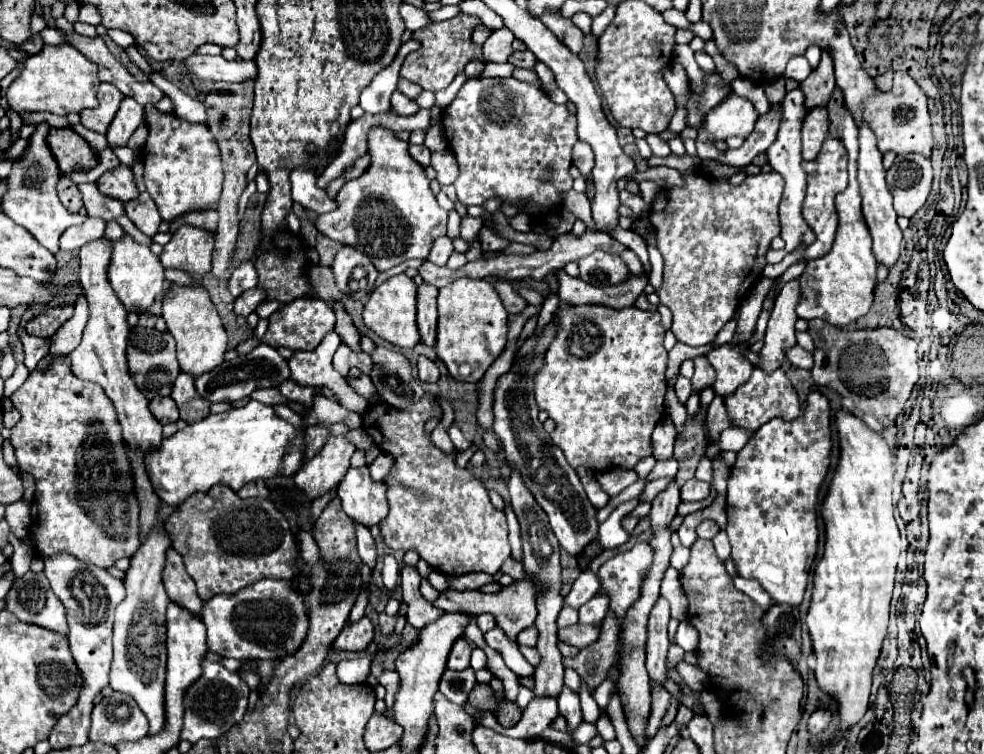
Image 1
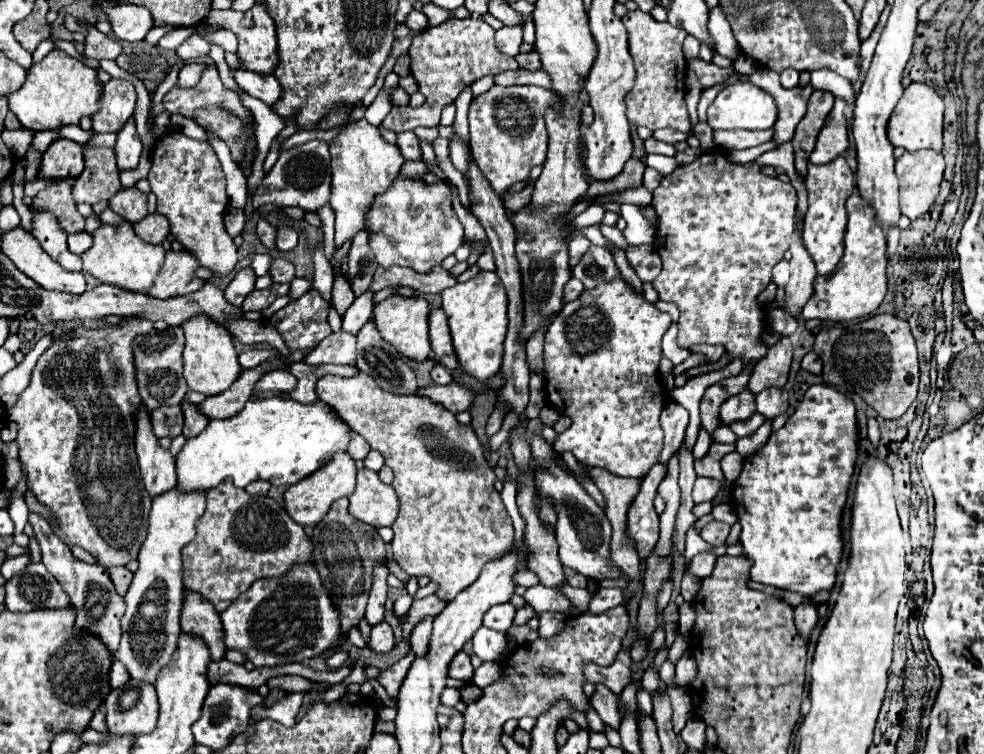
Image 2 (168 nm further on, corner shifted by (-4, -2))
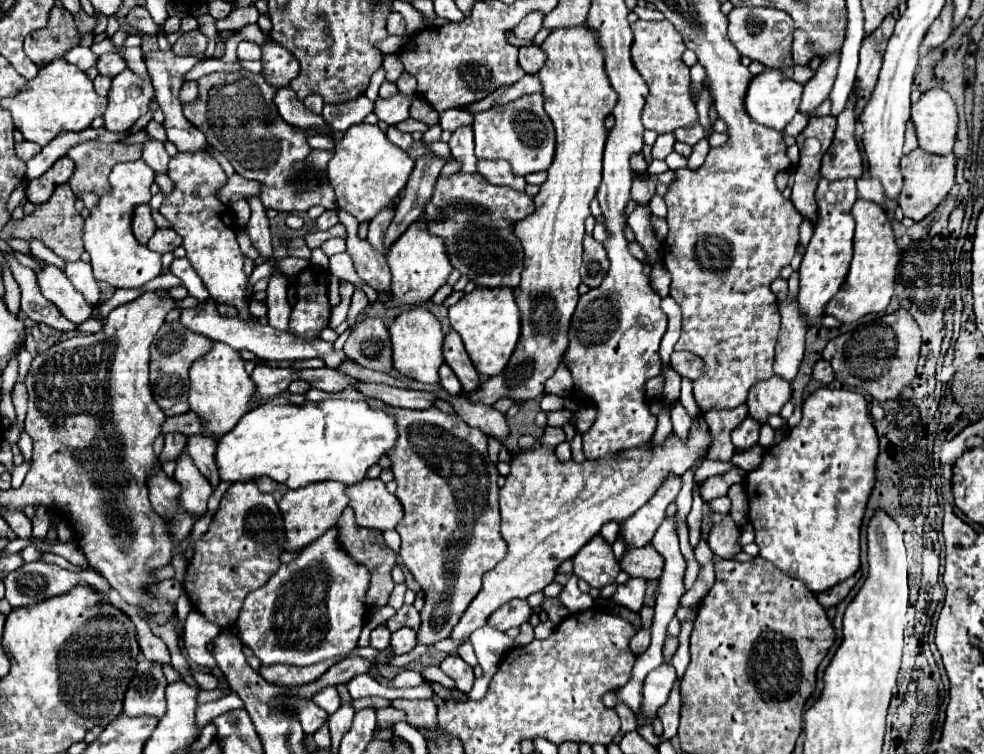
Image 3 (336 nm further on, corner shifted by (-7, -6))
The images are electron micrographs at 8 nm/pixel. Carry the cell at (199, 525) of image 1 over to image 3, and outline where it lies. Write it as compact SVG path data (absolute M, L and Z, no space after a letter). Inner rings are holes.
M253 480L249 482L235 482L229 486L217 512L211 518L209 530L195 542L193 558L187 564L185 574L185 592L197 612L201 612L207 620L219 626L233 626L245 596L251 590L261 588L281 566L279 556L283 554L283 516L277 508L277 502L271 494L261 494Z

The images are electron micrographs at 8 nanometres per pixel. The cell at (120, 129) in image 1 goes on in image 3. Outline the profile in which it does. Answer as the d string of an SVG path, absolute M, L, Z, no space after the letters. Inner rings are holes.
M139 158L133 162L117 164L111 174L111 192L101 196L99 206L91 210L91 216L85 220L83 230L83 242L85 250L91 254L91 266L95 280L101 280L113 288L141 288L153 278L157 278L163 270L161 254L151 252L145 244L139 244L131 232L131 214L133 208L149 202L151 198L151 184L153 184L155 172Z

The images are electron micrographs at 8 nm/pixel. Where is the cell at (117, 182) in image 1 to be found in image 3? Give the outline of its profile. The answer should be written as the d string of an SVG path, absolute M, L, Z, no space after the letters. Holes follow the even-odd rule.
M141 204L139 208L135 208L135 216L133 216L133 234L141 244L147 244L147 240L153 236L155 232L155 222L151 218L151 206L149 204Z

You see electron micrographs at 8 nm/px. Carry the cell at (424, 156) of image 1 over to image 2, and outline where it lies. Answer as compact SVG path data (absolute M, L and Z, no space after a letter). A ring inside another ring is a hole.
M400 132L396 138L396 144L406 160L420 160L422 158L422 150L420 150L420 144L418 144L418 138L414 132Z

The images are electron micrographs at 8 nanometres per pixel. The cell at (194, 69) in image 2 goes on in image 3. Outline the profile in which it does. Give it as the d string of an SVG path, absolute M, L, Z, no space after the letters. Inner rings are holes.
M187 80L181 86L181 102L195 102L197 100L197 82L195 80Z

